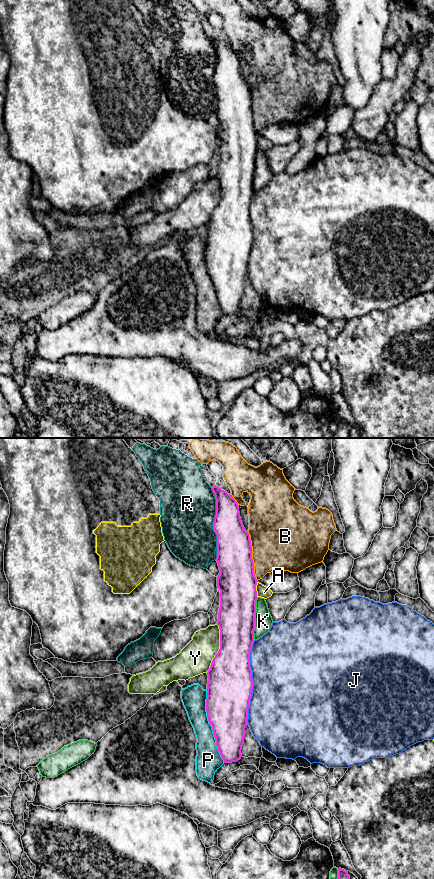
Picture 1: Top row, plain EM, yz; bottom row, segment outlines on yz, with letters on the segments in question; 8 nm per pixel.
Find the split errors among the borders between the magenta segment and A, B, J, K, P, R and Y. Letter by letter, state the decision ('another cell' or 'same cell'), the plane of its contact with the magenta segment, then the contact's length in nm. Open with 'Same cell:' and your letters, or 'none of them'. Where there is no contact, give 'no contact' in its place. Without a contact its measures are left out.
Same cell: none of them
A: another cell; contact in yz; length 130 nm
B: another cell; contact in yz; length 400 nm
J: another cell; contact in yz; length 650 nm
K: another cell; contact in yz; length 340 nm
P: another cell; contact in yz; length 600 nm
R: another cell; contact in yz; length 600 nm
Y: another cell; contact in yz; length 400 nm

